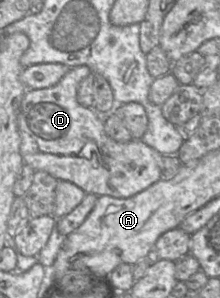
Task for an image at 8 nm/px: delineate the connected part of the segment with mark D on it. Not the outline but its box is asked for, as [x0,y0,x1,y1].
[18,66,163,198]

